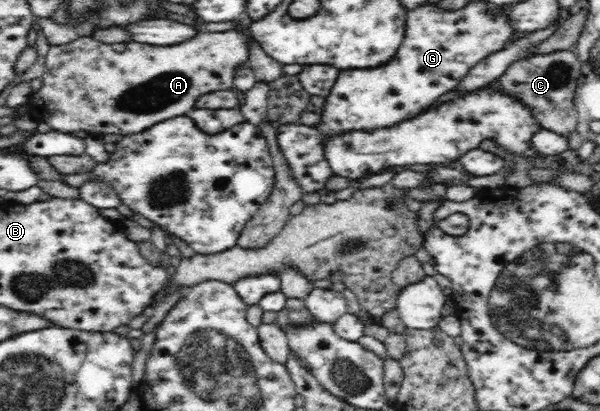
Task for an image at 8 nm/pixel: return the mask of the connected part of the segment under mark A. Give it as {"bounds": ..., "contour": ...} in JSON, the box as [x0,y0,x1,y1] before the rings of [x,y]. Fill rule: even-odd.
{"bounds":[37,29,250,137],"contour":[[[236,29],[227,30],[226,32],[202,32],[198,36],[192,36],[186,42],[180,42],[172,45],[151,45],[141,43],[136,40],[132,42],[118,42],[116,44],[106,44],[90,35],[82,35],[72,42],[50,46],[45,56],[45,69],[42,74],[42,87],[37,93],[44,100],[44,105],[39,109],[38,114],[42,117],[42,127],[58,133],[74,134],[74,132],[87,132],[90,135],[101,137],[105,134],[136,134],[139,131],[147,130],[152,126],[158,125],[158,122],[166,121],[170,118],[176,118],[179,115],[187,115],[190,110],[194,109],[194,104],[203,95],[218,91],[234,89],[234,74],[240,66],[248,65],[248,56],[250,56],[250,45],[246,39],[246,33],[236,31]]]}

